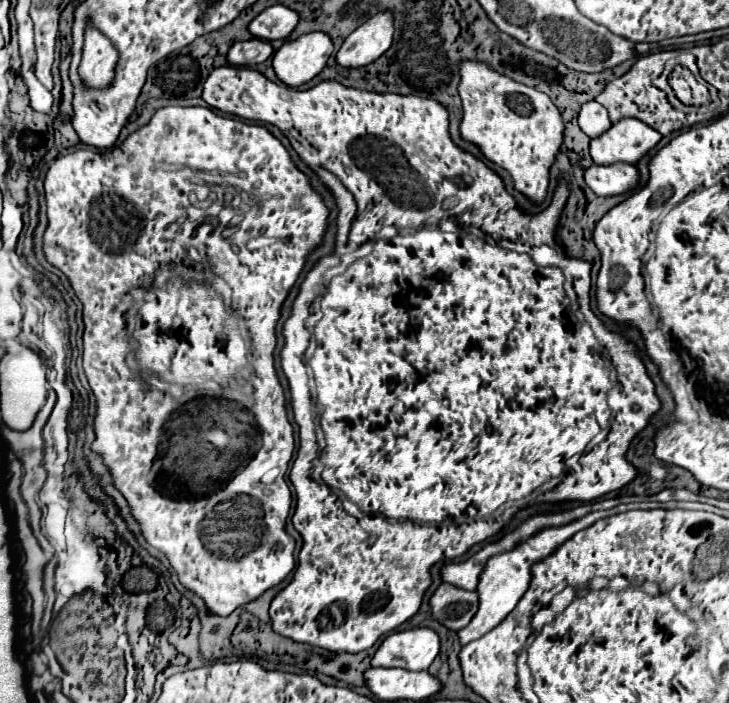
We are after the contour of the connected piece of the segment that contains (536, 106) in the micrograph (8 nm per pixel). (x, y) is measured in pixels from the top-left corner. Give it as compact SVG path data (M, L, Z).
M461 60L459 76L459 96L463 102L461 136L475 142L491 162L509 170L519 192L541 202L549 186L549 168L563 138L559 110L547 94L495 72L485 62Z

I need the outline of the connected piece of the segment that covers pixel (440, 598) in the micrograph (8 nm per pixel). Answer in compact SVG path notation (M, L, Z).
M443 582L431 596L431 614L451 630L465 628L479 610L477 592L457 588Z

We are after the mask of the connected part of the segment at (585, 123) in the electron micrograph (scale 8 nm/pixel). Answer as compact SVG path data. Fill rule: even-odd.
M591 100L587 104L583 104L581 112L579 112L579 126L581 130L589 136L589 138L597 138L601 136L605 130L611 128L611 122L609 122L609 116L607 116L607 110Z

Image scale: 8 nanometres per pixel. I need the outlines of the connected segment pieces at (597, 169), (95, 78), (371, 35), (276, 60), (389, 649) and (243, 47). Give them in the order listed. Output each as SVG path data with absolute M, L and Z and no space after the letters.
M617 162L609 166L589 166L585 182L597 196L619 196L639 188L639 170L633 164Z
M89 28L85 34L83 46L83 60L79 66L79 74L87 86L105 86L111 84L113 68L117 62L117 50L109 44L101 32Z
M383 10L361 24L355 32L347 36L341 50L337 52L337 62L347 68L367 66L385 54L393 42L393 12Z
M311 32L285 42L273 56L273 70L287 86L301 86L317 76L333 52L333 42L325 32Z
M411 628L389 634L375 652L371 666L427 670L439 654L441 642L431 628Z
M253 38L247 42L235 42L229 48L227 60L233 66L255 66L255 64L265 62L271 54L273 54L273 48L267 40Z

